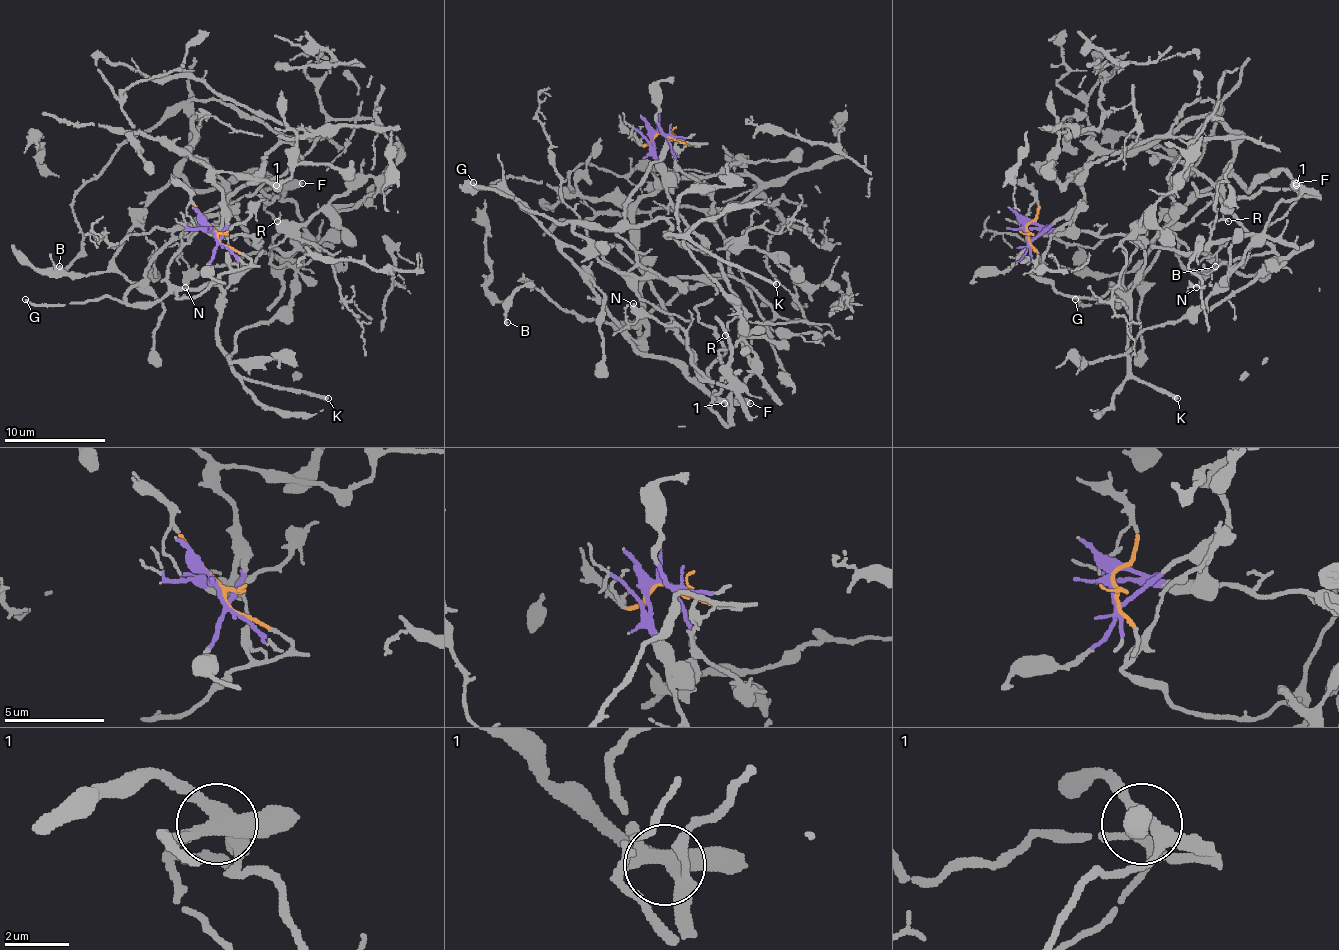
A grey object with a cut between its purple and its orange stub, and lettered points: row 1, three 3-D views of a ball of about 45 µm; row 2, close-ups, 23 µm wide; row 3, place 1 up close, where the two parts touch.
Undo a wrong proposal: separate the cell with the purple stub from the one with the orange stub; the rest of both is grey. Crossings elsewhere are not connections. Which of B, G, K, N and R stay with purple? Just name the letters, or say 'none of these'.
B, N, R

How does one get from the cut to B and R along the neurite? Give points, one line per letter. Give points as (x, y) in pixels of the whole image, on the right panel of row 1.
B: (1026, 232), (1084, 196), (1097, 153), (1158, 143), (1216, 108), (1173, 199), (1178, 259), (1216, 267)
R: (1026, 232), (1097, 153), (1216, 118), (1244, 189), (1299, 189), (1261, 234), (1211, 239), (1229, 222)

